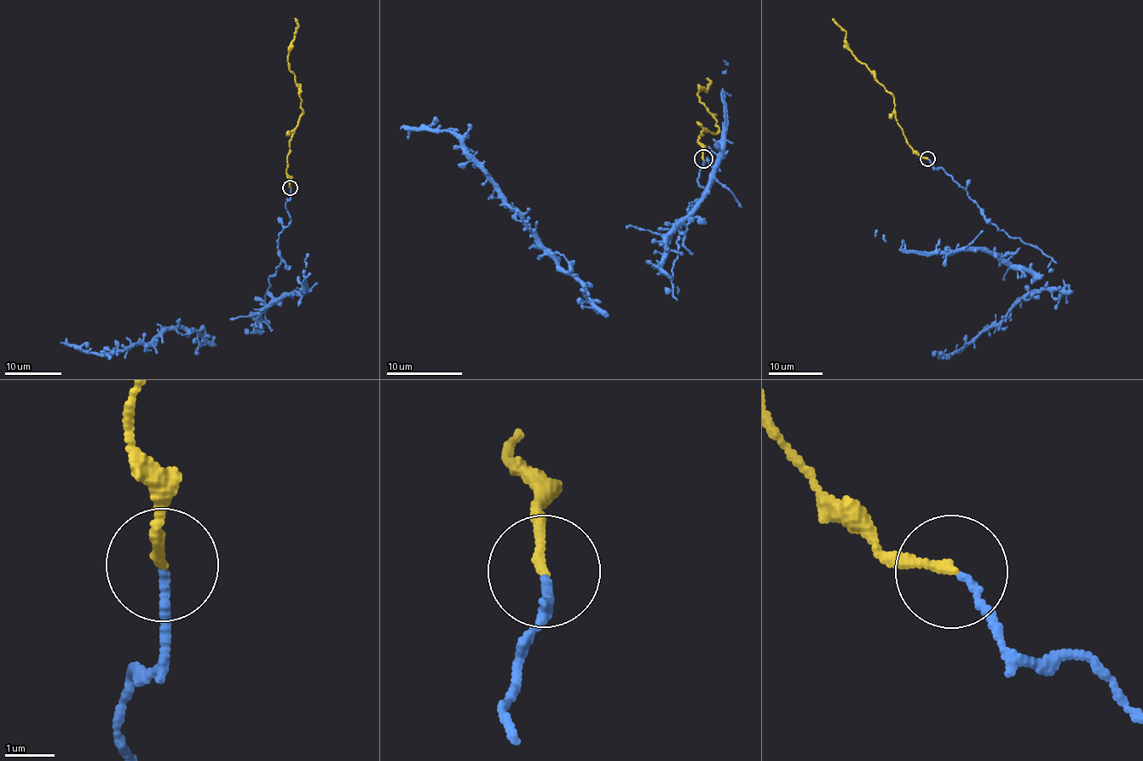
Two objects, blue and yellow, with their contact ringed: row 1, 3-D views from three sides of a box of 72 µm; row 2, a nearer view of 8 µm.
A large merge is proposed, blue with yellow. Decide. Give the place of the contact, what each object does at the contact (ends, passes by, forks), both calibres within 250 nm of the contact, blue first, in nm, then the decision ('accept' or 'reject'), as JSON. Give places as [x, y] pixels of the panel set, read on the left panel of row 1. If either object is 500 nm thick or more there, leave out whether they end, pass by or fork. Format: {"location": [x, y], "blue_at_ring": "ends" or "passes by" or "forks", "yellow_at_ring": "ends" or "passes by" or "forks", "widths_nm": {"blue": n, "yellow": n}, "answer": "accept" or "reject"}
{"location": [290, 187], "blue_at_ring": "ends", "yellow_at_ring": "ends", "widths_nm": {"blue": 120, "yellow": 190}, "answer": "accept"}

